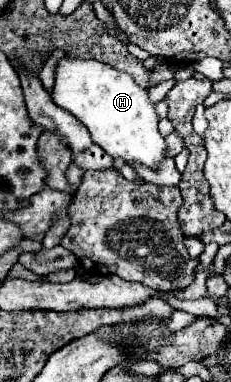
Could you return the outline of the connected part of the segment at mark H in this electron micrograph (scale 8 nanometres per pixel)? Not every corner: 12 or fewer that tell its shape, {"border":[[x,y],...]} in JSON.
{"border":[[61,59],[51,97],[113,159],[169,157],[147,89]]}

